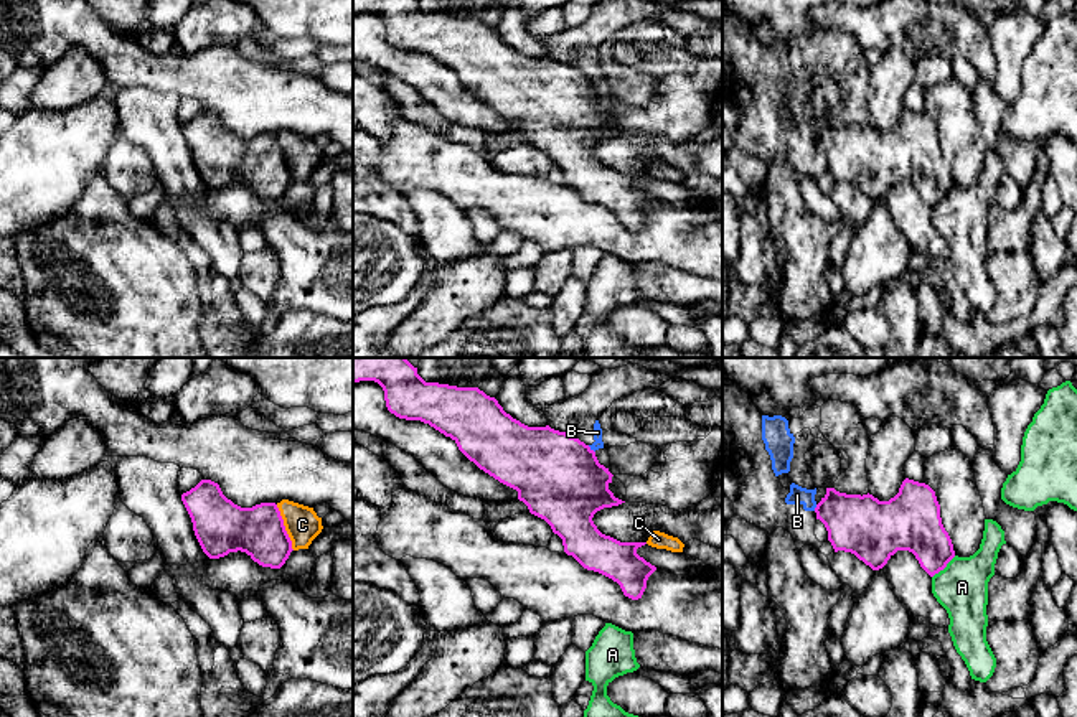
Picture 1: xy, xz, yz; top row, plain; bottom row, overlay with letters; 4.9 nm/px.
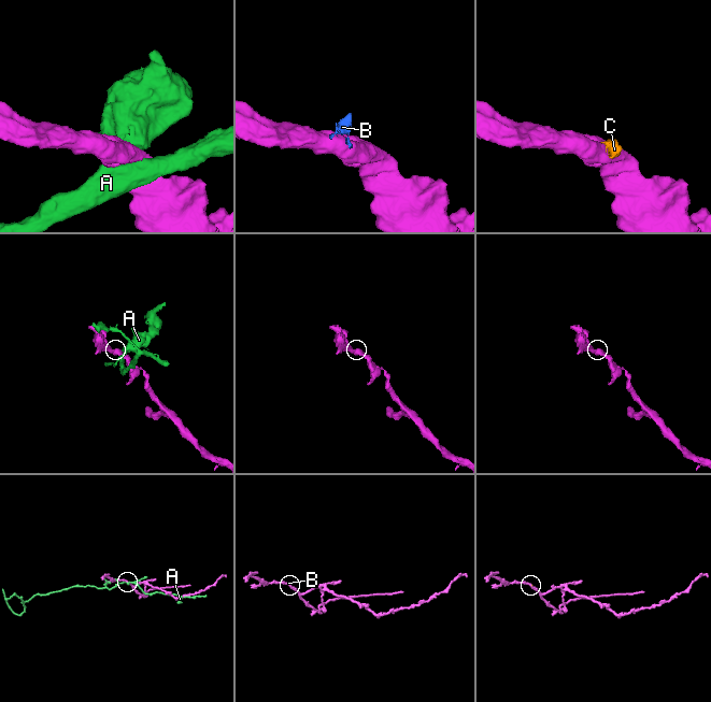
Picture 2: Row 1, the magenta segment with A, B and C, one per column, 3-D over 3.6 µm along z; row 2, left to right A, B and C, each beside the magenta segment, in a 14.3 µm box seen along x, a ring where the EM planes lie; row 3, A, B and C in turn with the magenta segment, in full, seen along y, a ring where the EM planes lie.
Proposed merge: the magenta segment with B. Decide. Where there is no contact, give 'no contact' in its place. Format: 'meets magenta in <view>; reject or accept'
meets magenta in xz; reject

